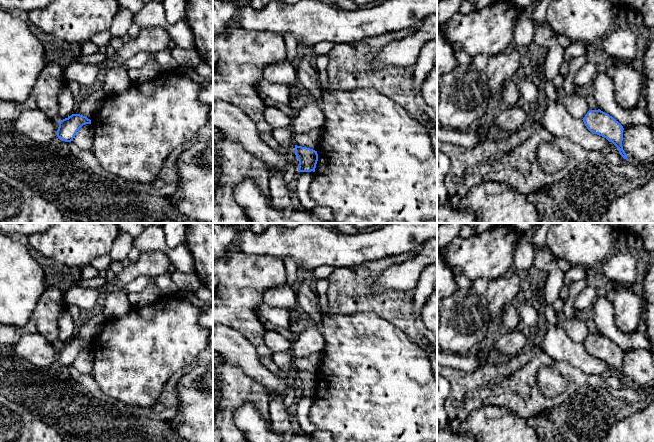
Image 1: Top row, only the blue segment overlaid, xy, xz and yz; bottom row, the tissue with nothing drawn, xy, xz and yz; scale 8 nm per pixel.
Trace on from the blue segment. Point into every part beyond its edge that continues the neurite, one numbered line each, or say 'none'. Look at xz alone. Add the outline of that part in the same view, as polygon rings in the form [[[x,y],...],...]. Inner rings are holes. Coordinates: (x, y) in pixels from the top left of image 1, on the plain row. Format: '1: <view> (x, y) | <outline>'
none

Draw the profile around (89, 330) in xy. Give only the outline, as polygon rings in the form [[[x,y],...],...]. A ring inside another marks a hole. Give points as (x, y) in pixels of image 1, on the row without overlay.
[[[103,313],[93,315],[89,320],[76,327],[73,338],[80,338],[92,344],[95,338],[102,332],[107,318]]]

